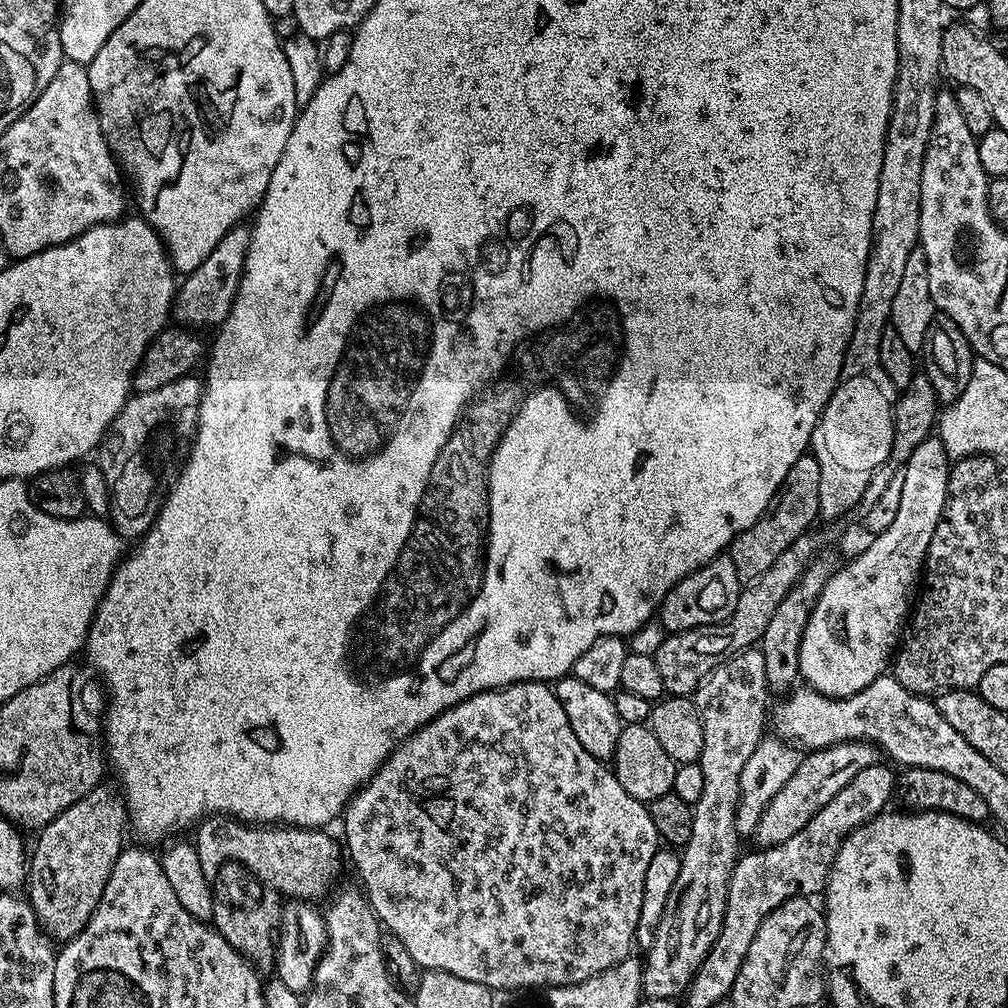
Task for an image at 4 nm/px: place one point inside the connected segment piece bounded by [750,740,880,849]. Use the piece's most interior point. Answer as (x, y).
(796, 803)

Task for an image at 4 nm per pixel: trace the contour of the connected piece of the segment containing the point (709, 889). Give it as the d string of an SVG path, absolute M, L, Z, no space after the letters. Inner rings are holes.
M759 647L745 648L743 652L729 656L707 679L710 681L708 700L716 712L710 714L712 720L708 720L708 715L706 718L700 718L704 727L704 745L698 763L702 772L708 772L708 796L704 796L704 804L694 806L690 842L683 845L680 857L681 872L675 887L680 901L675 901L674 919L685 930L692 929L695 924L708 924L712 932L720 932L723 926L724 913L728 908L729 884L733 868L738 861L736 817L732 815L732 800L741 800L740 789L736 786L736 772L742 774L746 762L754 753L755 748L748 746L757 747L766 736L766 732L762 730L766 710L752 710L752 698L770 696L758 694L752 680L752 666L758 666L762 661L763 654ZM734 732L742 742L730 742Z

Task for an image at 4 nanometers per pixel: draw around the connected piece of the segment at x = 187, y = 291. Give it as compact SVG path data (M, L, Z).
M237 226L230 229L210 250L210 258L202 262L192 272L183 277L184 285L177 287L174 292L174 320L180 324L189 324L192 328L204 328L207 324L219 326L232 309L236 297L236 286L240 281L244 266L244 256L250 246L251 231L247 227Z

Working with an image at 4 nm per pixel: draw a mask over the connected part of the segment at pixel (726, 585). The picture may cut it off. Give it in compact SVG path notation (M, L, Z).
M718 555L706 566L694 570L694 574L682 578L668 591L658 609L658 623L668 634L710 630L732 617L741 591L742 586L738 582L731 555Z

